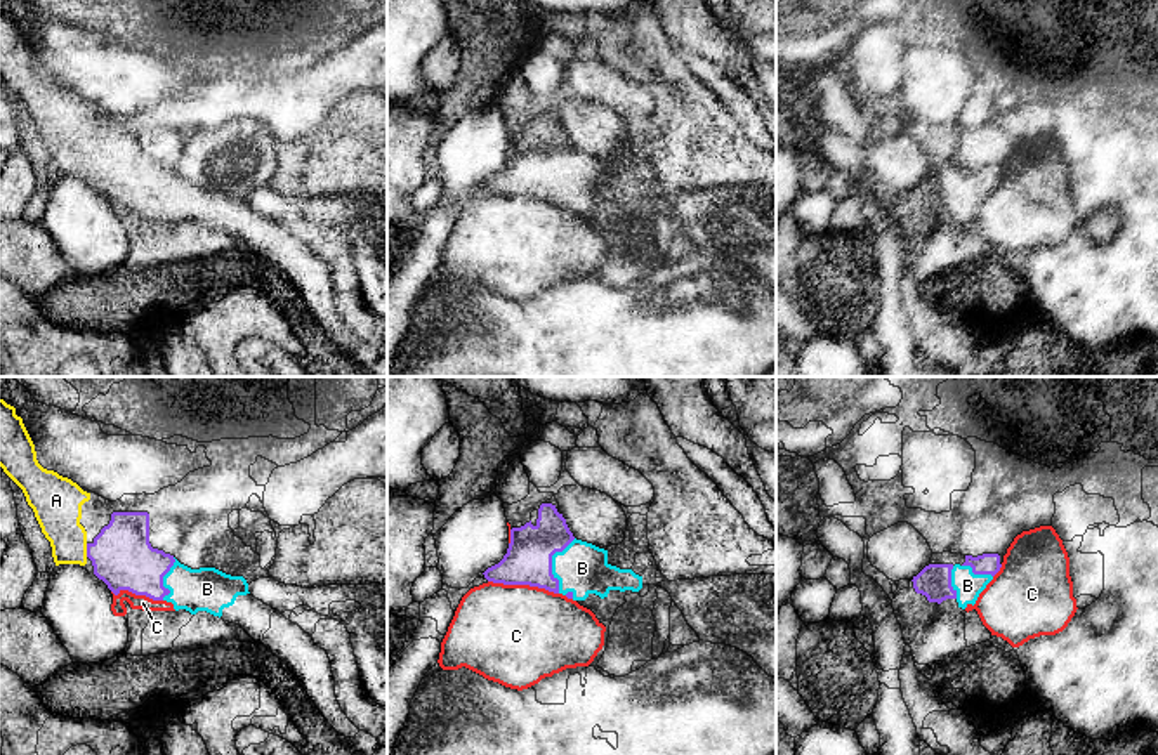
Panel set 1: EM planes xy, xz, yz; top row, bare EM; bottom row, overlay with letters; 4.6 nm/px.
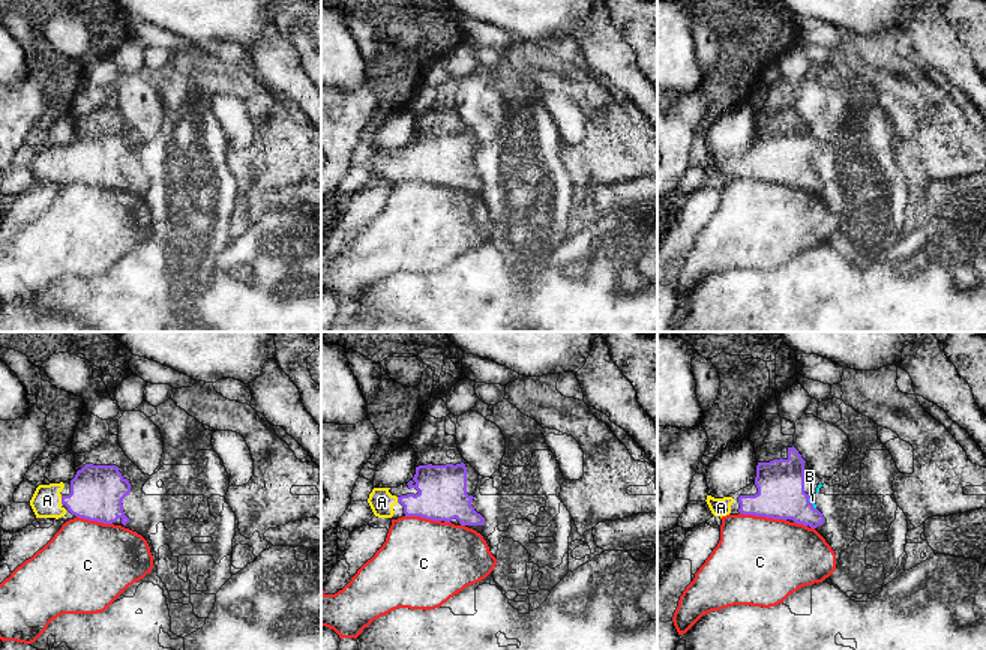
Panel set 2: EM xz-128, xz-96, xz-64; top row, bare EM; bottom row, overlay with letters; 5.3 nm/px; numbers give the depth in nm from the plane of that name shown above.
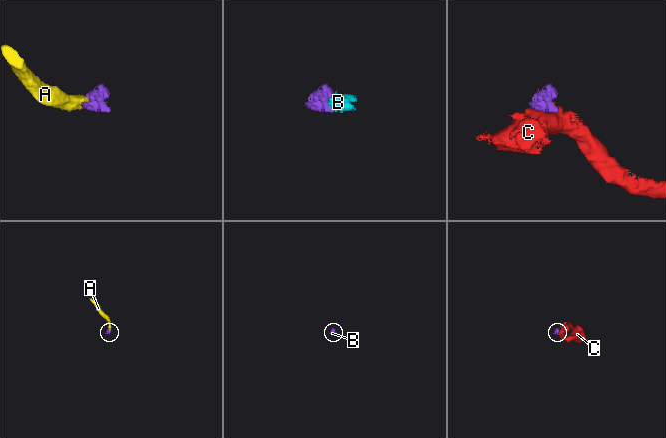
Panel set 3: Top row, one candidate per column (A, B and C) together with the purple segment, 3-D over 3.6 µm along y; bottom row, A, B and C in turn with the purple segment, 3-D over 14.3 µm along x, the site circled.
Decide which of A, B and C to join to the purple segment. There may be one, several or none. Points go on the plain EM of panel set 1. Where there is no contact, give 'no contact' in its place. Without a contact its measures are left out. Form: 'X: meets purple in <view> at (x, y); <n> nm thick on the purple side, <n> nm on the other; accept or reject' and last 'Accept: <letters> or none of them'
A: meets purple in xy at (87, 162); 280 nm thick on the purple side, 220 nm on the other; accept
B: meets purple in xz at (551, 174); 220 nm thick on the purple side, 240 nm on the other; accept
C: meets purple in xz at (523, 195); 220 nm thick on the purple side, 460 nm on the other; reject
Accept: A, B

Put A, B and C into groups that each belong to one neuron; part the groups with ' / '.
A B / C

